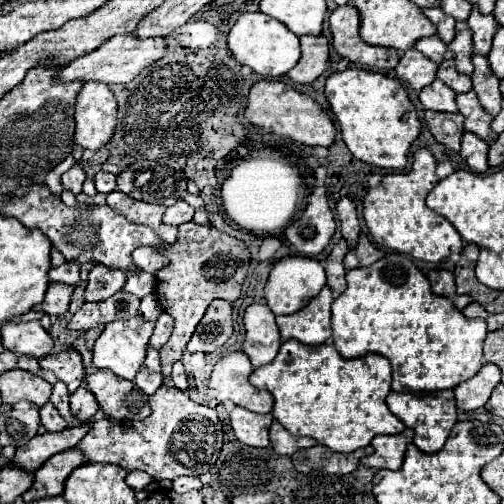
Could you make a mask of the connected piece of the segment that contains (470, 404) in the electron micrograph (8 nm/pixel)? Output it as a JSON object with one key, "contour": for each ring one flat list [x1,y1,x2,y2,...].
{"contour":[[485,364,473,378,453,388,457,406,463,412,473,412,477,408,483,408,495,386,499,384,499,380,501,380,501,370,495,364]]}

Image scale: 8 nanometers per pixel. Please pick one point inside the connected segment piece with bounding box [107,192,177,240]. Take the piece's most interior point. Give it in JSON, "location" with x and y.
{"location":[149,214]}

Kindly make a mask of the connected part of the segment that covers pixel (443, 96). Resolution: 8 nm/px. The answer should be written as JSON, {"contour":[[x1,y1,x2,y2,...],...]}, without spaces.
{"contour":[[435,80,433,84,425,86,419,92,419,100,423,104,423,108,427,110,439,110,439,112,459,112,457,104,455,104,455,92,449,90,449,86,445,86,441,80]]}

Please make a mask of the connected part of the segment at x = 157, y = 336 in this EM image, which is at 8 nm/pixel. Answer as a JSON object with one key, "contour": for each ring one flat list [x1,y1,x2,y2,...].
{"contour":[[163,312,163,314,157,318,157,326,155,326,155,332,153,332,153,336,151,336,149,346,161,350,161,348,165,346,165,342,169,340,171,332,173,332,173,318,171,318,167,312]]}

